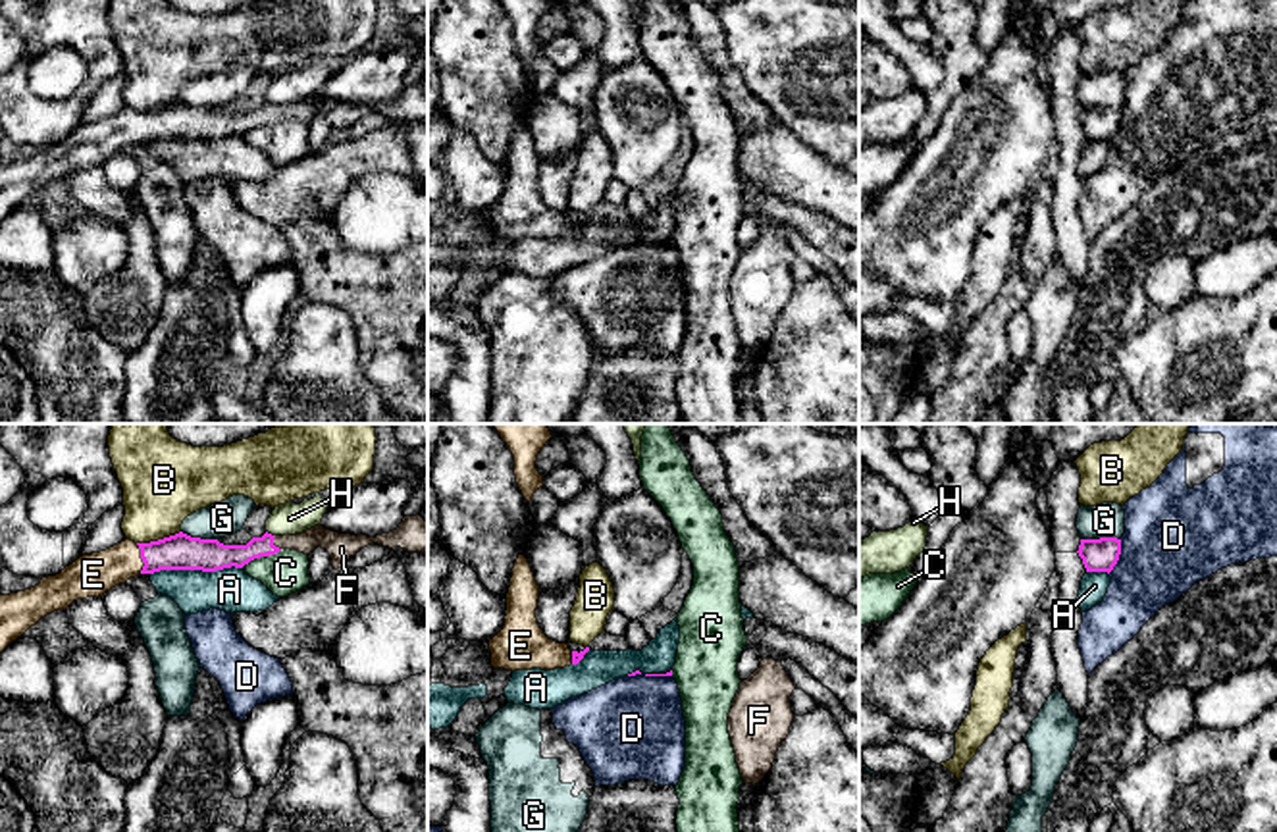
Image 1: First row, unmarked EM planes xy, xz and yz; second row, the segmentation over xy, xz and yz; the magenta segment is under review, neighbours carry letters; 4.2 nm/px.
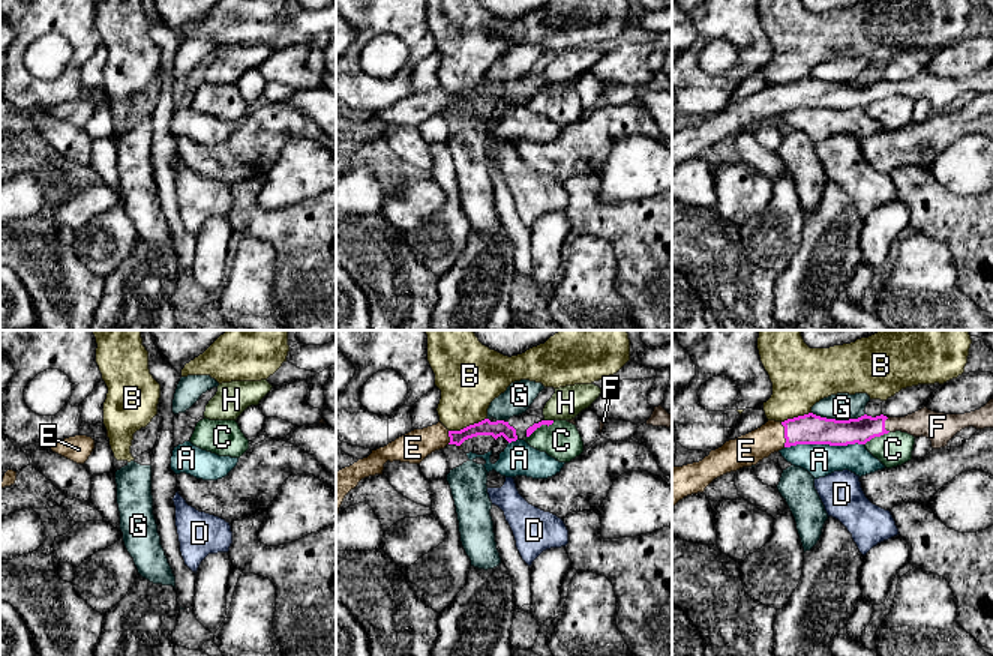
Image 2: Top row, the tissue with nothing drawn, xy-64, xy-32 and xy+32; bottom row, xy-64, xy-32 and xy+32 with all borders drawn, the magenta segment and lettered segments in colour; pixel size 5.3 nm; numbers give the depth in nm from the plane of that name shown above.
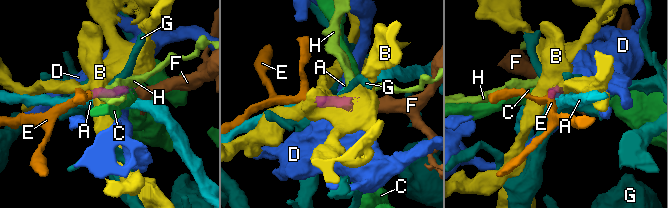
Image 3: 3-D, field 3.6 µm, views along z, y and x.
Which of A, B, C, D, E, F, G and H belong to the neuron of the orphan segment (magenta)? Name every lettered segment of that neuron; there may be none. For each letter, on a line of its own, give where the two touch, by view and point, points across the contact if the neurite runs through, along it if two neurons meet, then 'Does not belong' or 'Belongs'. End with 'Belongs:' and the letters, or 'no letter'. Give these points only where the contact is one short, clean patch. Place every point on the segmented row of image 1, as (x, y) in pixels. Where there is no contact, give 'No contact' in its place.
A: Touches magenta at xy (195, 569). Boundary: xy (241, 567), (155, 571), (151, 574). Does not belong
B: Touches magenta at xy (158, 540). Boundary: xy (180, 530), (137, 544). Does not belong
C: Touches magenta at xy (260, 555). Boundary: xy (282, 549), (255, 557), (241, 567). Does not belong
D: Touches magenta at yz (1118, 557). Does not belong
E: Touches magenta at xy (141, 557). Path across: xy (180, 551), (141, 557), (126, 559), (93, 574). Belongs
F: Touches magenta at xy (272, 544). Path across: xy (214, 555), (243, 555), (272, 544), (307, 542). Belongs
G: Touches magenta at yz (1100, 538). Boundary: yz (1120, 538), (1081, 540). Does not belong
H: Touches magenta at xy (270, 534). Boundary: xy (266, 530), (274, 536). Does not belong
Belongs: E, F

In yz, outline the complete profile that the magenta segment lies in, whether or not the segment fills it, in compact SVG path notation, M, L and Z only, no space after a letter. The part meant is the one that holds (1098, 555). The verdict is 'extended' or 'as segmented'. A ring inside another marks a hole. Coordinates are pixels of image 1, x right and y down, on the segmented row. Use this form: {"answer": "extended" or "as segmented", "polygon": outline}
{"answer": "as segmented", "polygon": "M1100 537L1100 539L1081 539L1079 557L1086 572L1111 572L1121 555L1121 539Z"}

